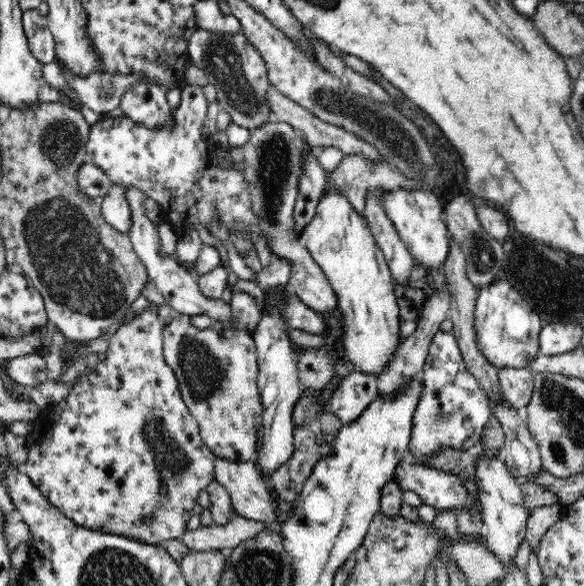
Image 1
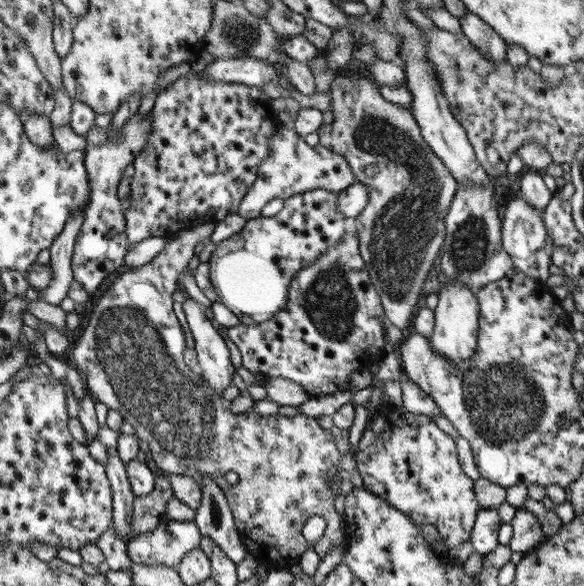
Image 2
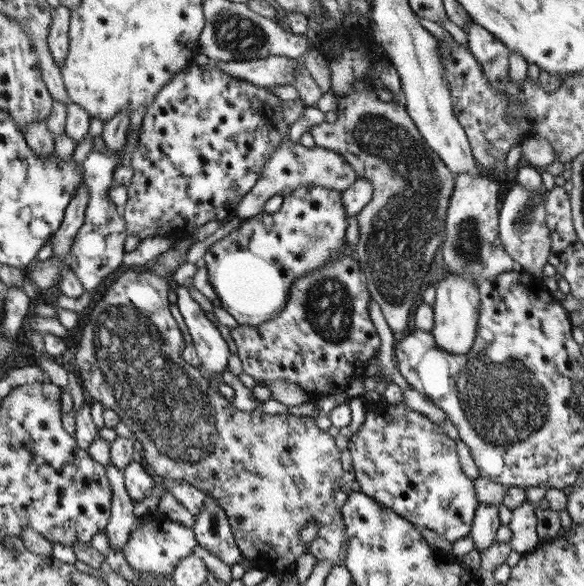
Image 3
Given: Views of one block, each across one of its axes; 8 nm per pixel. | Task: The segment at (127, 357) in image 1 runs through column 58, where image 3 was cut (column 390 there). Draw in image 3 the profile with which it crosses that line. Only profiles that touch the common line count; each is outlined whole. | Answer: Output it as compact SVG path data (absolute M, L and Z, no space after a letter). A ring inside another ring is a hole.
M366 400L366 419L360 430L350 437L346 448L349 451L355 480L360 483L362 493L391 508L417 528L430 528L444 536L451 543L466 536L471 531L471 524L479 501L474 481L462 471L456 453L456 441L449 438L440 425L433 424L422 414L414 413L404 402L390 404L385 400L373 403Z

